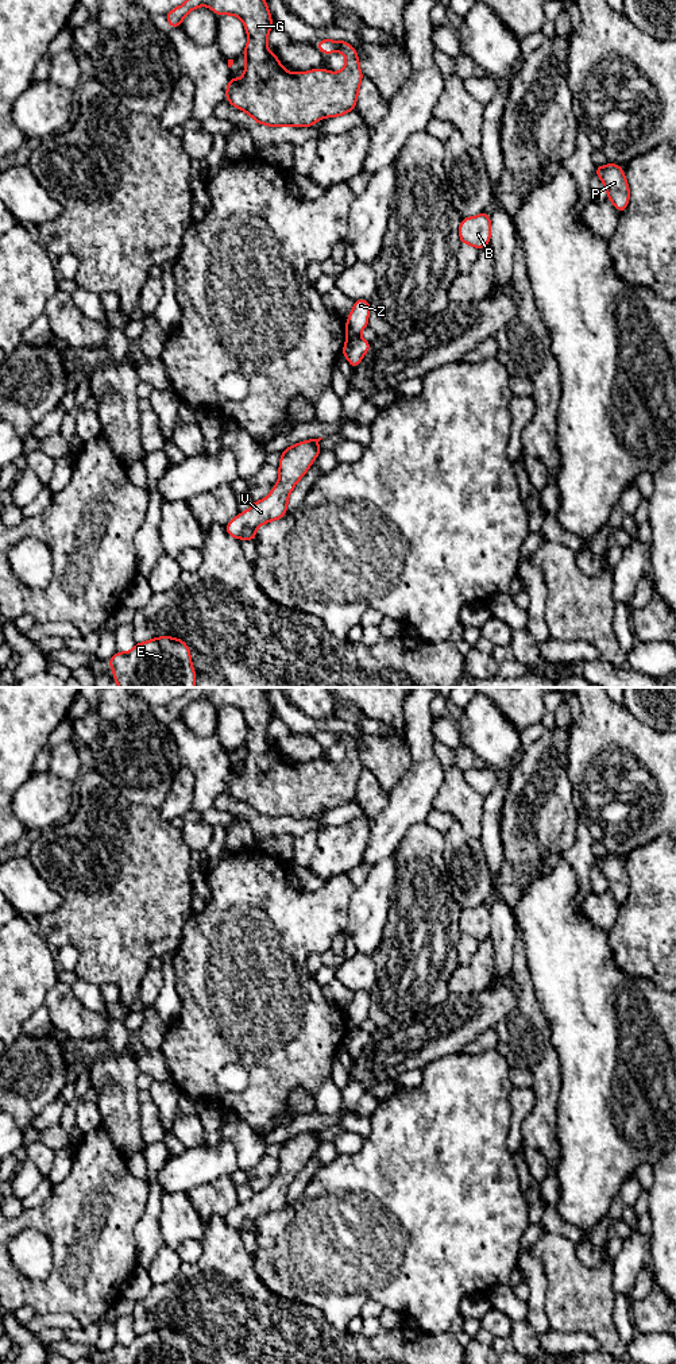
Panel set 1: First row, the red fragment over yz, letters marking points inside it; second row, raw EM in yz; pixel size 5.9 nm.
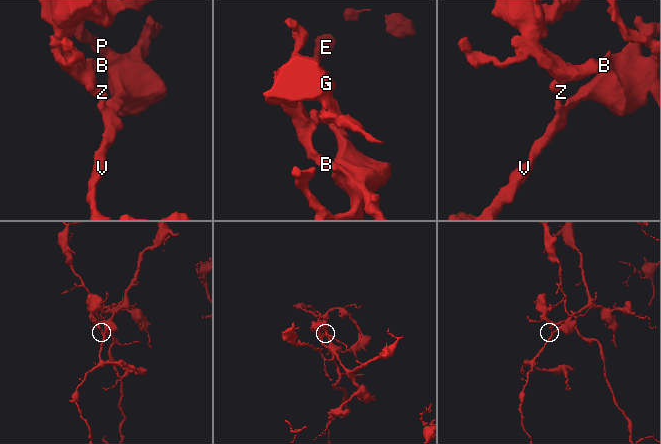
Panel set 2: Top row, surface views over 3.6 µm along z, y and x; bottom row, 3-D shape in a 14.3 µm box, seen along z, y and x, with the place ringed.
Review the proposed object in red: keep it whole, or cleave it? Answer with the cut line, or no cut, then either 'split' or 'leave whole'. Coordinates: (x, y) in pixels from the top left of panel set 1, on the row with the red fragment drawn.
yz (358, 334), (347, 338) | split

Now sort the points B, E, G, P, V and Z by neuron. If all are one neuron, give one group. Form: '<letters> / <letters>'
B G P Z / E V

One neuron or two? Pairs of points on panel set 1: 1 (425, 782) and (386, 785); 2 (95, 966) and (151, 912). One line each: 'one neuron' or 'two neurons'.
1: two neurons
2: one neuron

